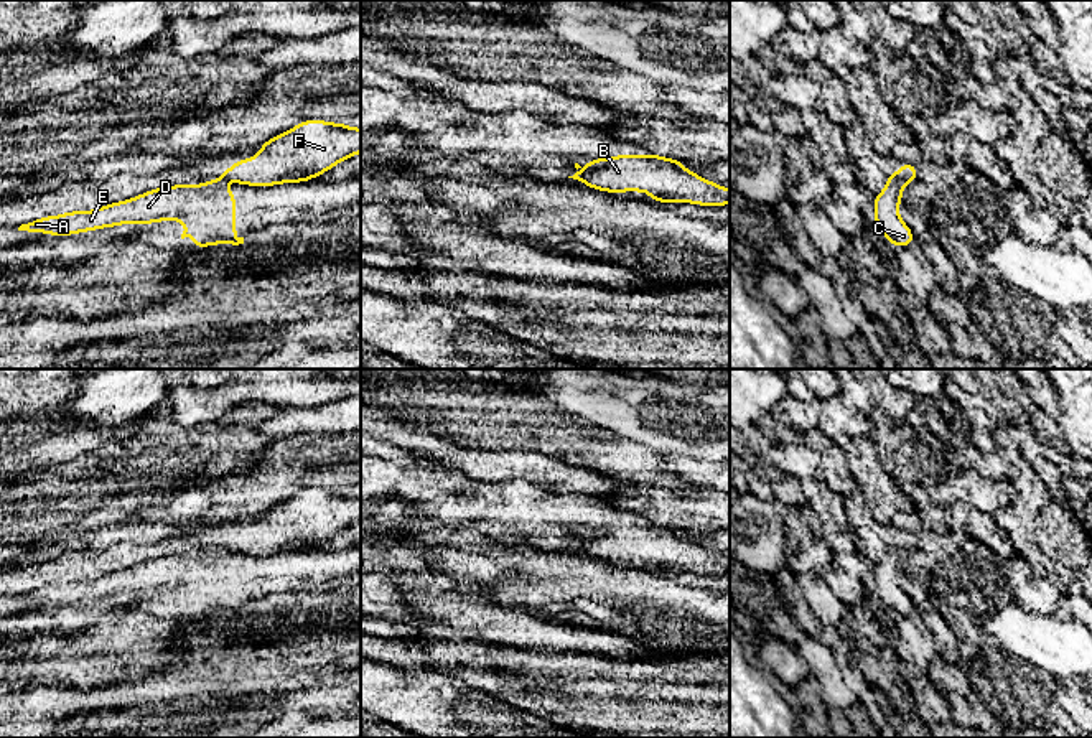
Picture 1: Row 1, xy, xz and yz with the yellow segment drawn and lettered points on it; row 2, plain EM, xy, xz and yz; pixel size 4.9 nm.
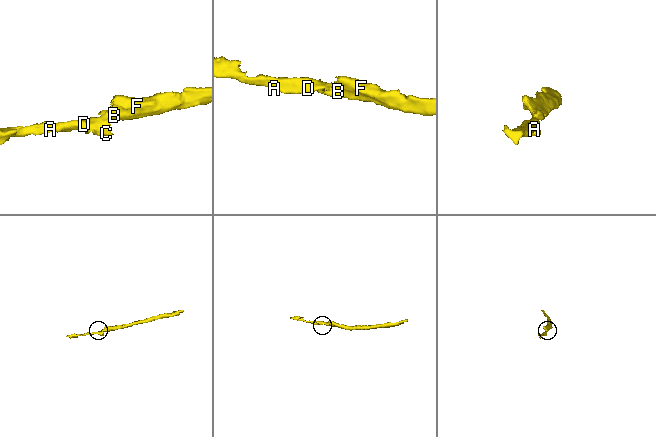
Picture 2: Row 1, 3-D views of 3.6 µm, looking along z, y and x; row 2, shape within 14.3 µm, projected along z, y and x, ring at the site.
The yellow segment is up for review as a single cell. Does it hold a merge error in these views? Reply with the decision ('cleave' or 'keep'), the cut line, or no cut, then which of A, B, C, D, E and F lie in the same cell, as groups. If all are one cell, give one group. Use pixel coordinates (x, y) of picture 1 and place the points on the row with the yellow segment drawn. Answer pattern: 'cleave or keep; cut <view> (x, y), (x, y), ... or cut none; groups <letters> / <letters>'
cleave; cut yz (888, 177), (900, 180); groups A C D E / B F

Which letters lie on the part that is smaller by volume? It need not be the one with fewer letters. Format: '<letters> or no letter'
A, C, D, E

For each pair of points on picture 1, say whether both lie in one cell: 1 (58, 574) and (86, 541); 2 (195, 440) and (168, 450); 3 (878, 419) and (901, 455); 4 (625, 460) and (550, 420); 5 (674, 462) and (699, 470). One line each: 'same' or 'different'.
1: different
2: same
3: same
4: same
5: same

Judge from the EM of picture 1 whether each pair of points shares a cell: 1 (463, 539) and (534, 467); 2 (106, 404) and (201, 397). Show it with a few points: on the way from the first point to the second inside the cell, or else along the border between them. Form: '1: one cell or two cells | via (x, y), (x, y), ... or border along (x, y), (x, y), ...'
1: two cells | border along (478, 532), (488, 539)
2: two cells | border along (173, 386), (155, 409)

